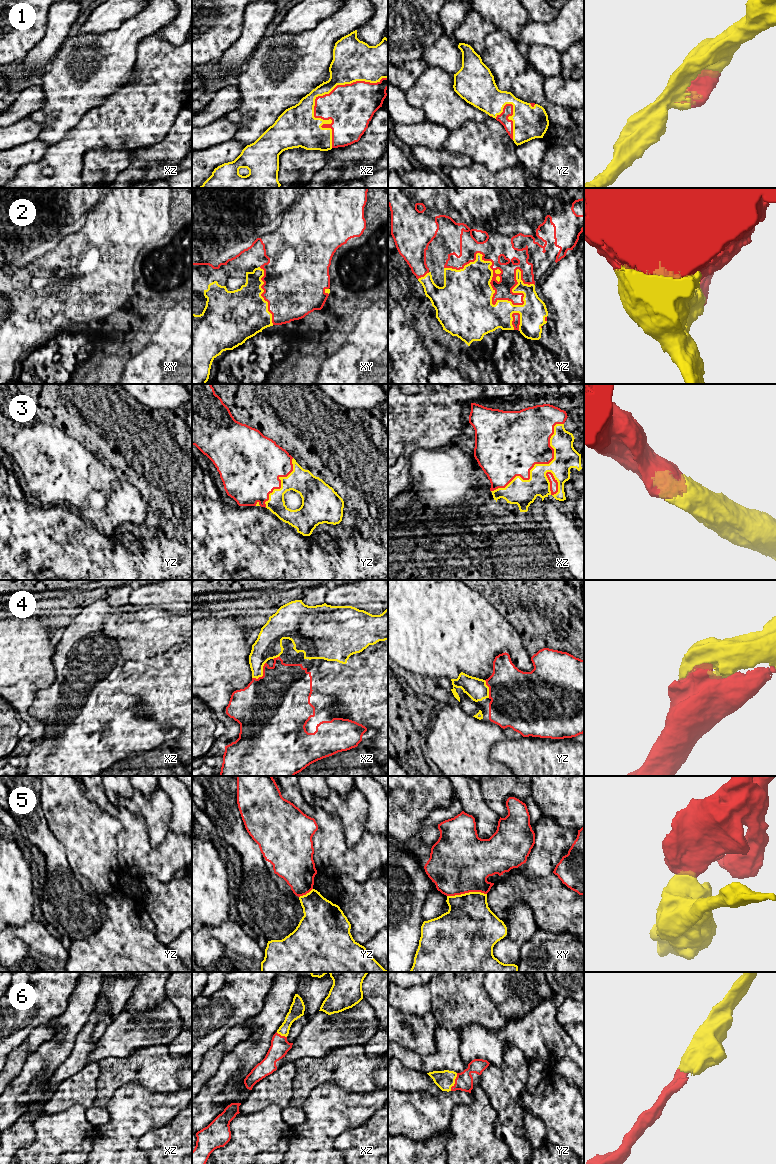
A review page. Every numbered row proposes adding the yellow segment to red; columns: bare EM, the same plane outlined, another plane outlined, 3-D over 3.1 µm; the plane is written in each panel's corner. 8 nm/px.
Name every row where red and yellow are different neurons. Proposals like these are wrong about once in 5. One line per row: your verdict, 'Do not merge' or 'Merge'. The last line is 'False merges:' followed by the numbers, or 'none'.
1: Merge
2: Merge
3: Merge
4: Merge
5: Do not merge
6: Merge
False merges: 5

